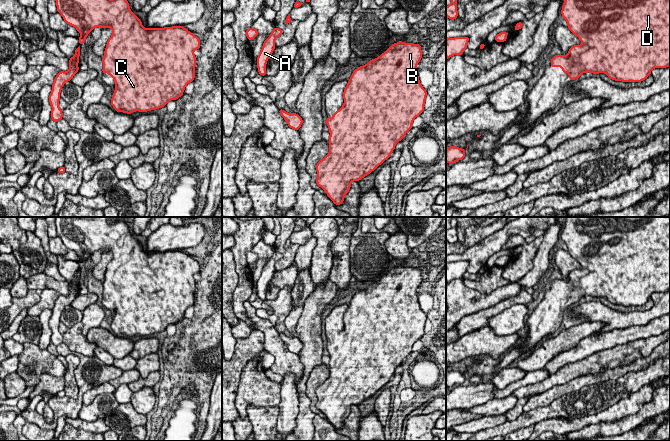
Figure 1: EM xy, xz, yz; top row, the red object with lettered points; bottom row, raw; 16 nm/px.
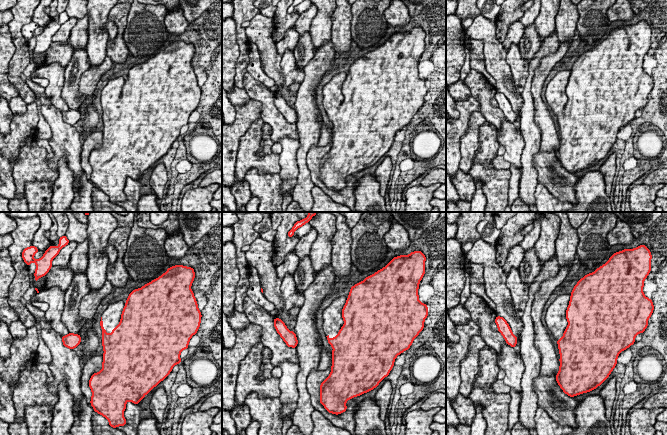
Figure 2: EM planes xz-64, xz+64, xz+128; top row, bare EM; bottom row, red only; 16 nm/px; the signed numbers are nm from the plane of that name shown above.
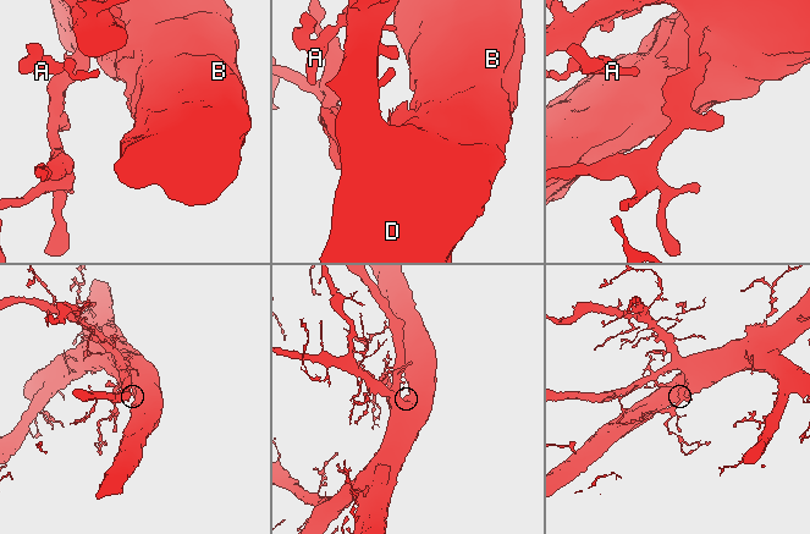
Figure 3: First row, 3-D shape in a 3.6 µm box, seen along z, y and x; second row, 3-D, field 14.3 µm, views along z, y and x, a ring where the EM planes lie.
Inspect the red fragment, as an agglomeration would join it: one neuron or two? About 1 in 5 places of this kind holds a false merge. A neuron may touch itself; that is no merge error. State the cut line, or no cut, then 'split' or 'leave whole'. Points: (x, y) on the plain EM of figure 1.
no cut; leave whole

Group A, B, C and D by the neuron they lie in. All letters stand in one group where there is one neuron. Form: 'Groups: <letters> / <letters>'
Groups: A B C D

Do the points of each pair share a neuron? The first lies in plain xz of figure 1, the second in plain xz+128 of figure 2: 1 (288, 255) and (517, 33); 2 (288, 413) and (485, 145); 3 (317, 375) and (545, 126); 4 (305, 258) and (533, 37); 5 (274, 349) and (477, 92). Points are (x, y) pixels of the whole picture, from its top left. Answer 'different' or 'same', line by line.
1: different
2: different
3: different
4: different
5: same

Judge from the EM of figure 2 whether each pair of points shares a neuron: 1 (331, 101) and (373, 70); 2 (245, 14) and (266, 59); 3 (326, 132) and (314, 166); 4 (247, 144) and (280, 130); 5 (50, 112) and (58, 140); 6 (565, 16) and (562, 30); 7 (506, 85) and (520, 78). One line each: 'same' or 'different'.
1: same
2: different
3: different
4: different
5: same
6: same
7: different

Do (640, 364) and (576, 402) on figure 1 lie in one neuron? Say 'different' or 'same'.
different

